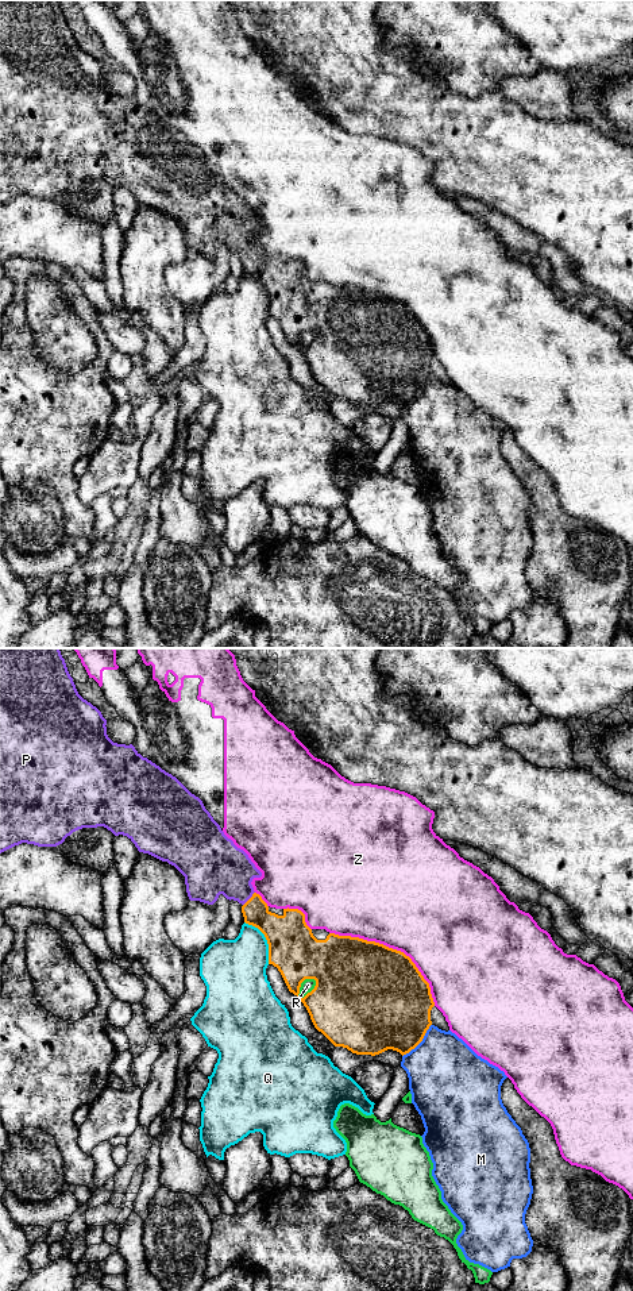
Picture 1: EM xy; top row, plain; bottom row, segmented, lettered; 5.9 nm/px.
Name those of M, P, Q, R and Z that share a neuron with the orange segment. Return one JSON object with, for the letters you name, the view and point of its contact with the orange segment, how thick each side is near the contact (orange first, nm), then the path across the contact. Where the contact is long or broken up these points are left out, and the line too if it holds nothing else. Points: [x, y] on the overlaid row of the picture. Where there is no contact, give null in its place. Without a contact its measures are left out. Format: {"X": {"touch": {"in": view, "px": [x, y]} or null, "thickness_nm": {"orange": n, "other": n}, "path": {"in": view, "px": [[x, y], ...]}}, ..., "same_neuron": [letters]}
{"P": {"touch": {"in": "xy", "px": [250, 898]}, "thickness_nm": {"orange": 180, "other": 300}}, "same_neuron": ["P"]}

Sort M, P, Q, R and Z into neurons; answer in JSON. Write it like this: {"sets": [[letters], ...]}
{"sets": [["M"], ["P"], ["Q"], ["R"], ["Z"]]}

